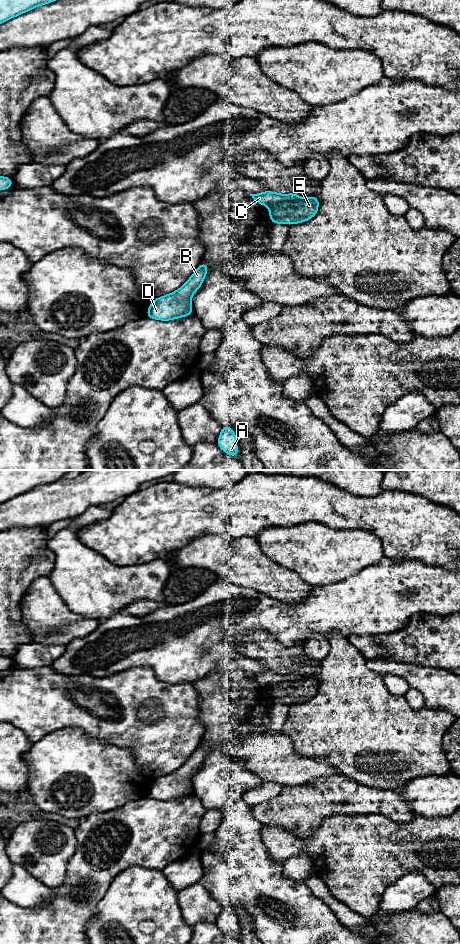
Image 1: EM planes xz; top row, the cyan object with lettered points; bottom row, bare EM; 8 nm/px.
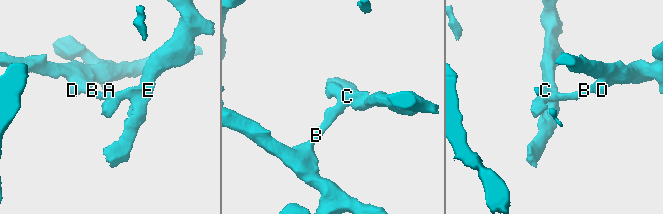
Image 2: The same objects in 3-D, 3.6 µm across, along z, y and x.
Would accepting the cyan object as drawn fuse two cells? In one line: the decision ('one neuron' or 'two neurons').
two neurons

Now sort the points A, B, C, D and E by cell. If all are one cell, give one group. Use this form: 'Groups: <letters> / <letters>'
Groups: A B C D / E

